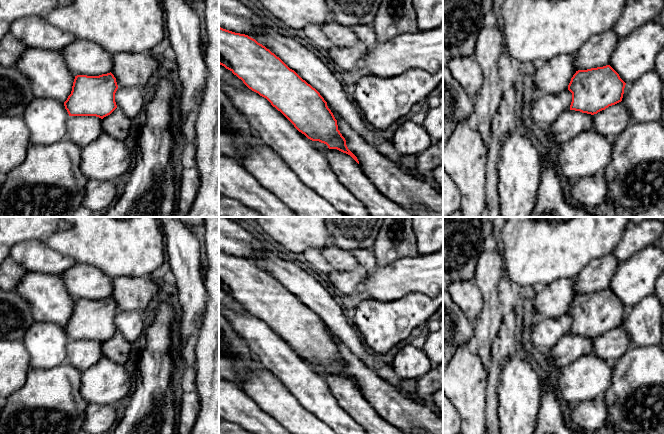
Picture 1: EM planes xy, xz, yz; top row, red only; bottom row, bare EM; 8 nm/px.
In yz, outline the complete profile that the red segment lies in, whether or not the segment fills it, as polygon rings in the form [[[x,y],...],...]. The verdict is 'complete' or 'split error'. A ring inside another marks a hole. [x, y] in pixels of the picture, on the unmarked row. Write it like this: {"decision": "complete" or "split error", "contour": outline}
{"decision": "complete", "contour": [[[610,289],[578,294],[568,309],[572,317],[570,334],[597,338],[622,325],[625,309]]]}

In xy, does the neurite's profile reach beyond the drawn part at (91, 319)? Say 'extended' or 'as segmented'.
as segmented

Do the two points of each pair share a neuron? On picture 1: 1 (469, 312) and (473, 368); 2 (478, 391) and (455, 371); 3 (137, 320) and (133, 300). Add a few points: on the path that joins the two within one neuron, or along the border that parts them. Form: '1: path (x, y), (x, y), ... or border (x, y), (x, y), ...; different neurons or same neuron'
1: border (471, 343), (482, 364); different neurons
2: path (472, 388), (461, 377); same neuron
3: border (143, 310), (118, 311); different neurons

